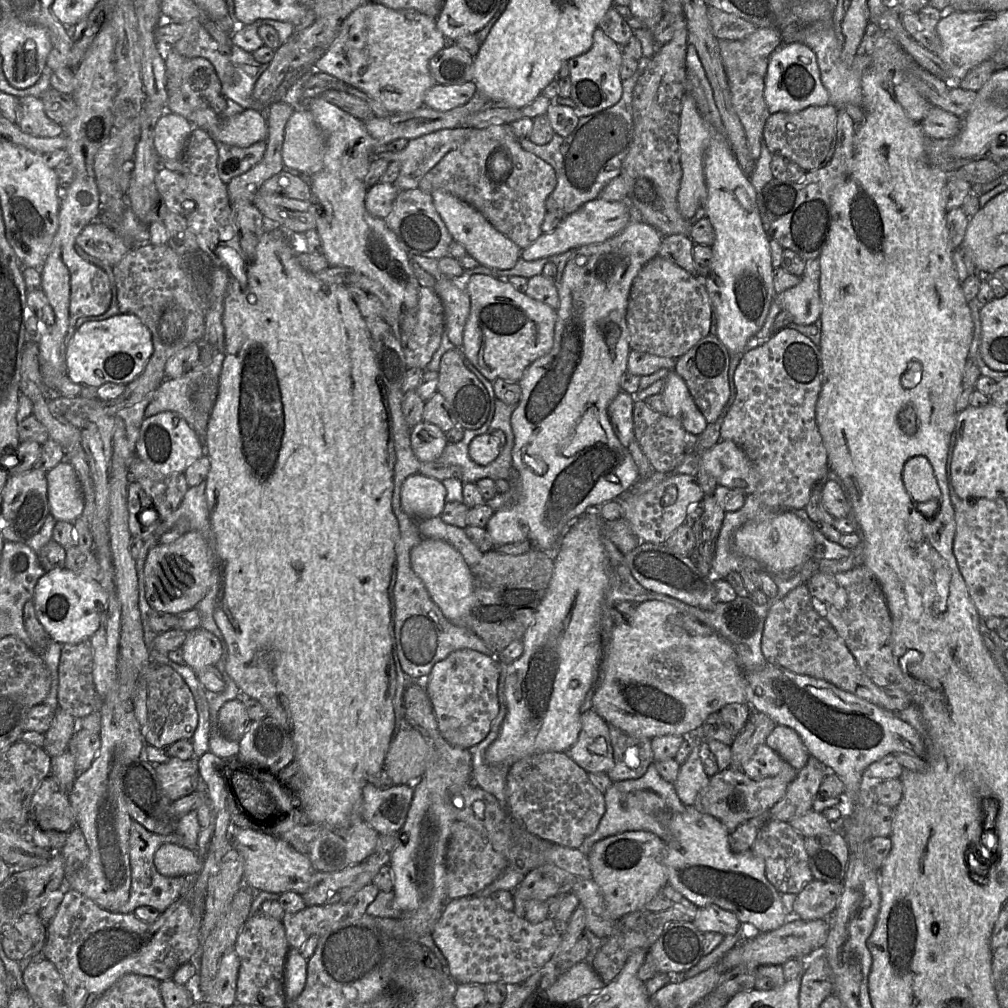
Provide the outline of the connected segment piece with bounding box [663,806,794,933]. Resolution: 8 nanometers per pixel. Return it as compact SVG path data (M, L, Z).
M694 806L673 814L668 823L669 839L663 850L663 865L668 876L668 885L695 904L698 908L715 904L733 912L742 925L742 931L763 933L779 928L792 917L785 912L780 892L768 881L764 862L750 850L735 853L731 850L728 830L713 816L701 813Z

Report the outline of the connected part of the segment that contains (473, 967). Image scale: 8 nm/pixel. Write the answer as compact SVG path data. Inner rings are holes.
M473 895L447 901L434 926L432 937L447 961L450 975L458 984L501 982L516 986L550 964L561 941L562 927L552 917L531 923L517 916L514 911L503 909L490 897Z

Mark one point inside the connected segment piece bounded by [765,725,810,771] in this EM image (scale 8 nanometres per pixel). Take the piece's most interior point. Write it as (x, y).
(784, 740)

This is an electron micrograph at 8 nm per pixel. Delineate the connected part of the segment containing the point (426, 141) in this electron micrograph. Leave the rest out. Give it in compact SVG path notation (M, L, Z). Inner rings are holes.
M472 128L442 129L411 139L407 147L398 153L386 149L375 152L375 158L383 158L389 163L398 161L401 170L393 183L399 191L419 188L421 179L450 151L457 149L470 136Z

